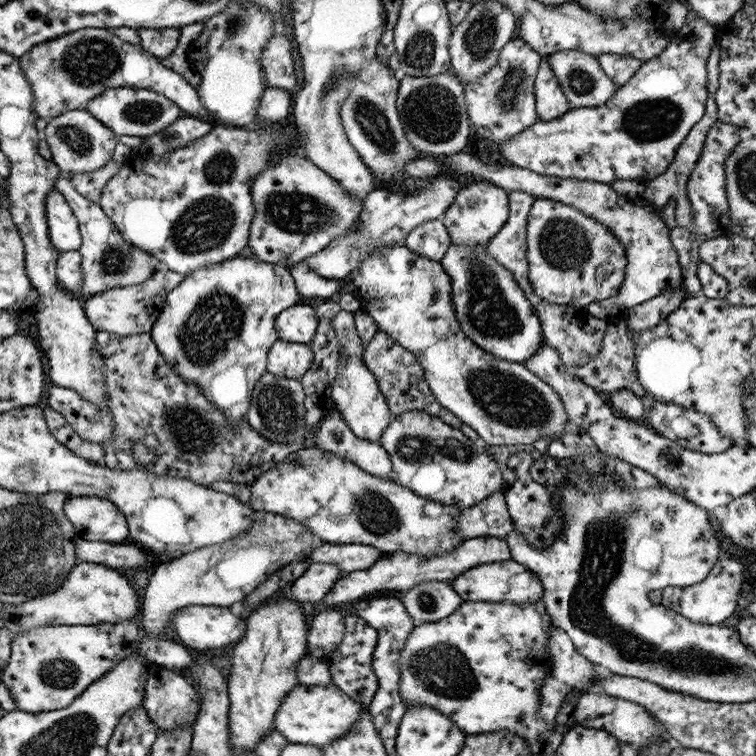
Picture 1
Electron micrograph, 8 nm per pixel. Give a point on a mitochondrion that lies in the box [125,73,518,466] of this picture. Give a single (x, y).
(206, 224)

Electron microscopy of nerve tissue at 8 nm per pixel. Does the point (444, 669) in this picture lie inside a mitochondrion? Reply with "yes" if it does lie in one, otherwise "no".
yes

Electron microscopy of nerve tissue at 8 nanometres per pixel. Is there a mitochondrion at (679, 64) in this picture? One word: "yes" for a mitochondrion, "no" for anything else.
no

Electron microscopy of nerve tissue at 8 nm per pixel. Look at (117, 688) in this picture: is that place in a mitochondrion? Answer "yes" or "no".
no

